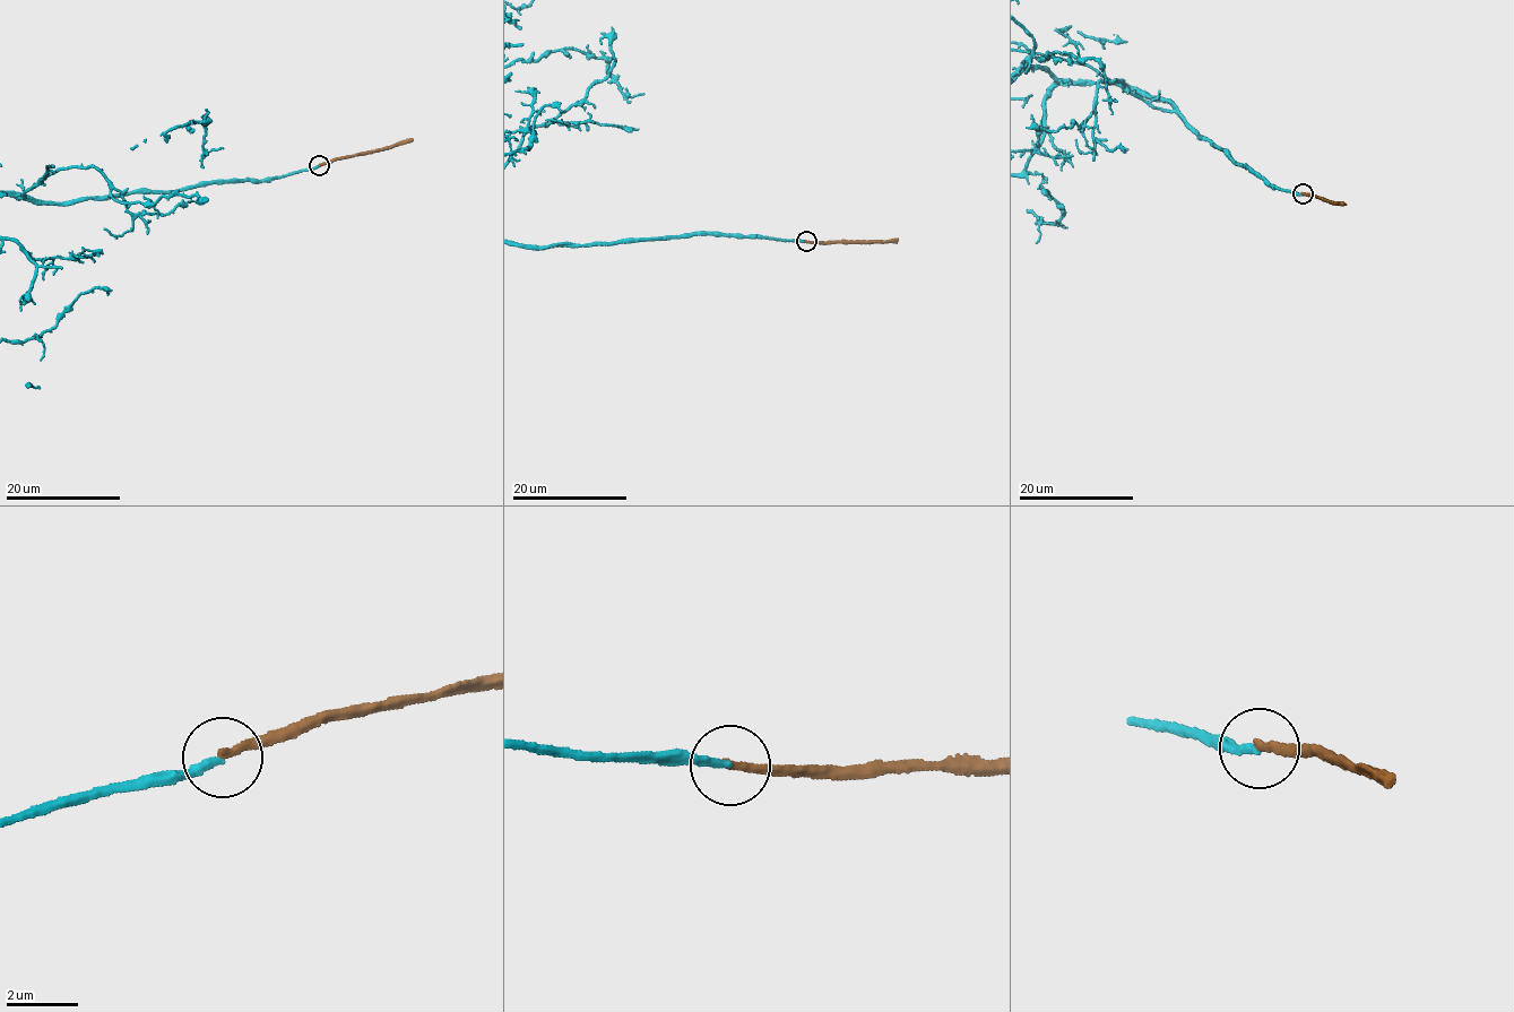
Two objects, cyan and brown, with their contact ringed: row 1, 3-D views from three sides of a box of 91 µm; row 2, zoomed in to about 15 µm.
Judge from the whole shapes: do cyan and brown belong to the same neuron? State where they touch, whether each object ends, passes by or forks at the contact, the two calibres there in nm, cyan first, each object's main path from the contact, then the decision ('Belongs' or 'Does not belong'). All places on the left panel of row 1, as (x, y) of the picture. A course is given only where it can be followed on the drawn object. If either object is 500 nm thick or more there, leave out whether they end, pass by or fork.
Place: (319, 165). At the ring cyan ends. At the ring brown ends. Thickness 200 nm (cyan) against 240 nm. Course of brown: (319, 165), (413, 139). Belongs

